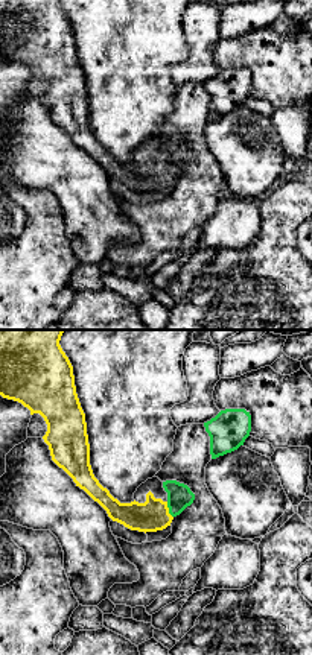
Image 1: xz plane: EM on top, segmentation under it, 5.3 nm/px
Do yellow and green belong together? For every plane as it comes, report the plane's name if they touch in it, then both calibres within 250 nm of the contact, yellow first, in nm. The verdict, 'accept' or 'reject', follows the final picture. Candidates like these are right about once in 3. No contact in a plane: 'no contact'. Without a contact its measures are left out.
meets yellow in xz; 170 nm thick on the yellow side, 130 nm on the other

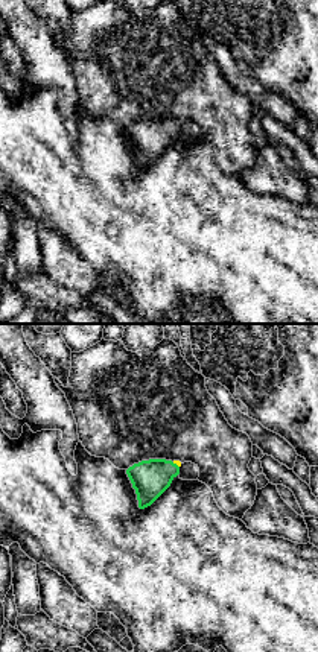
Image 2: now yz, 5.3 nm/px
meets yellow in yz; 20 nm thick on the yellow side, 200 nm on the other

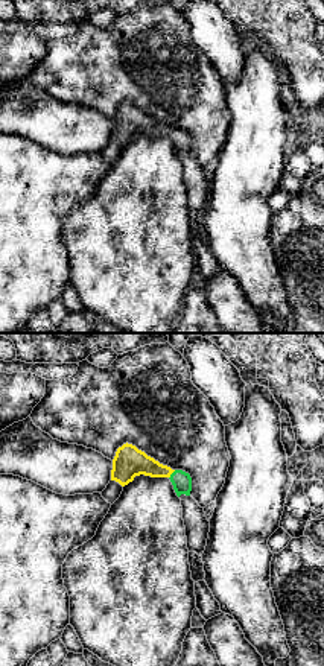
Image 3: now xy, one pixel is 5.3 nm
meets yellow in xy; 160 nm thick on the yellow side, 110 nm on the other

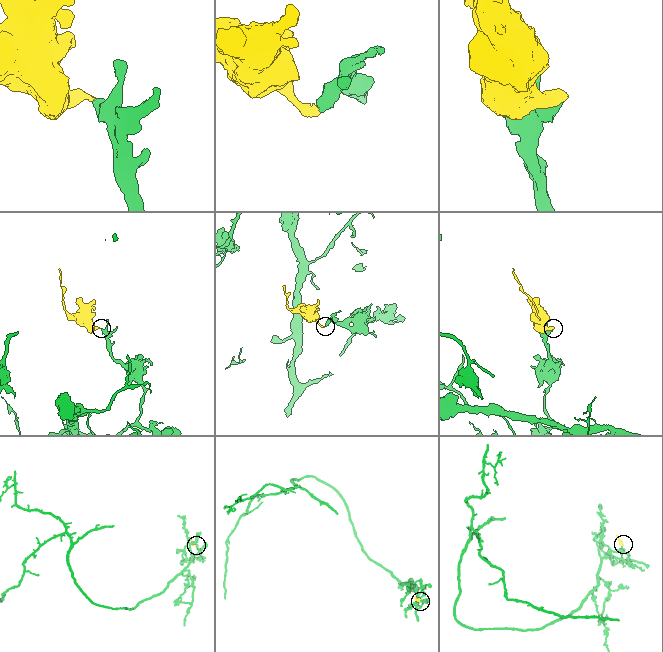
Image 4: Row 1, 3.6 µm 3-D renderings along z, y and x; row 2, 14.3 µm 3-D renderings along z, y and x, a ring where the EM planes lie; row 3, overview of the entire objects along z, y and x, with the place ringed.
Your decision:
accept

